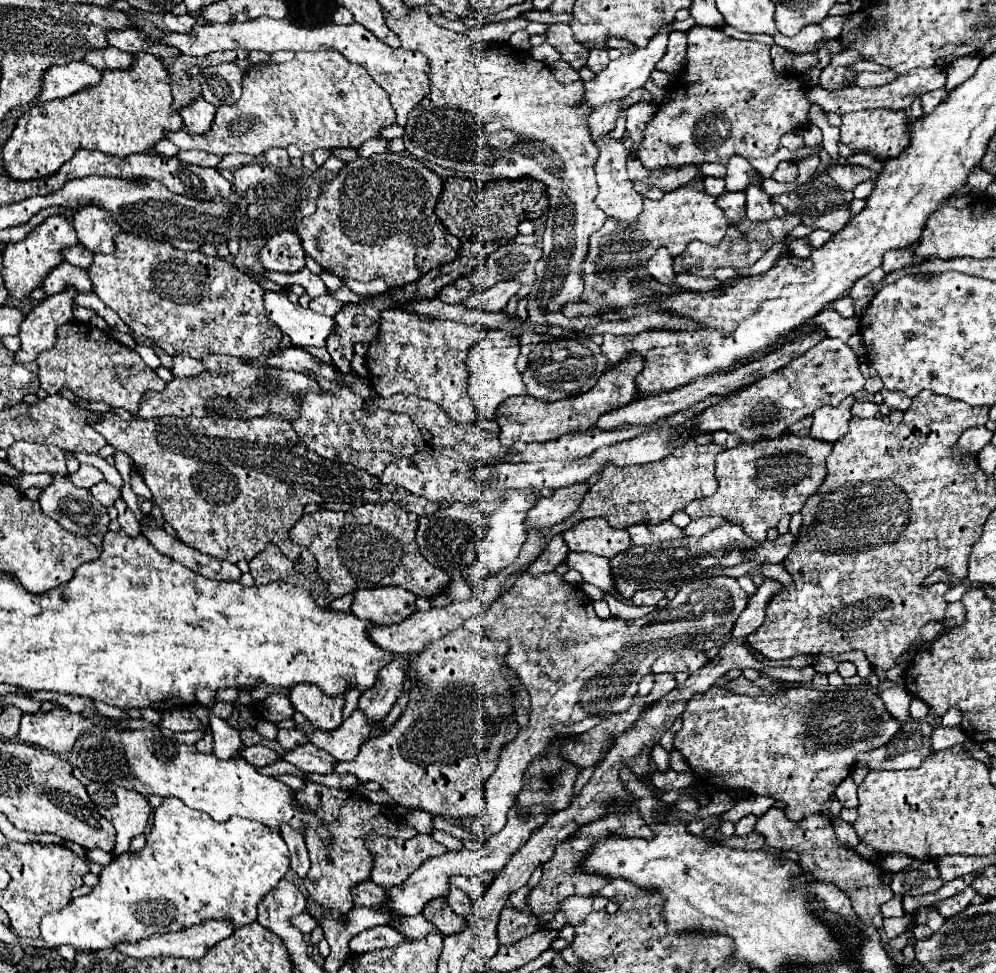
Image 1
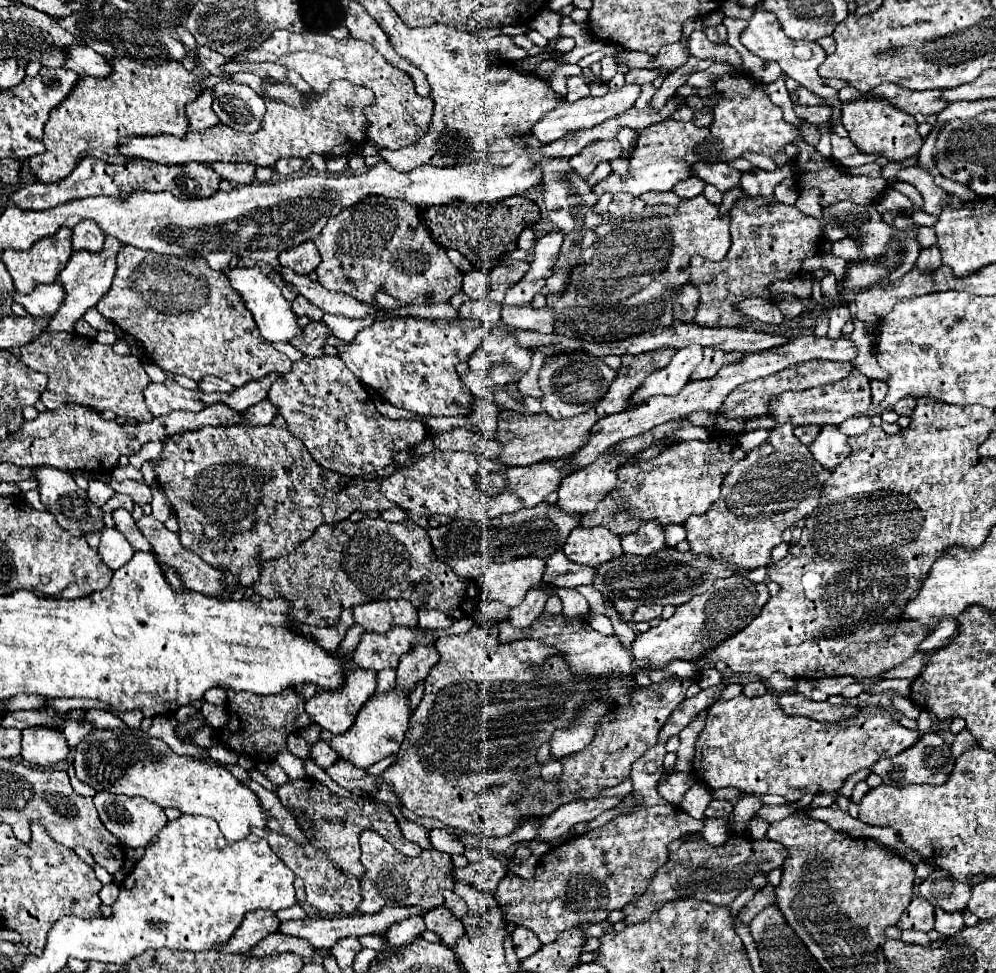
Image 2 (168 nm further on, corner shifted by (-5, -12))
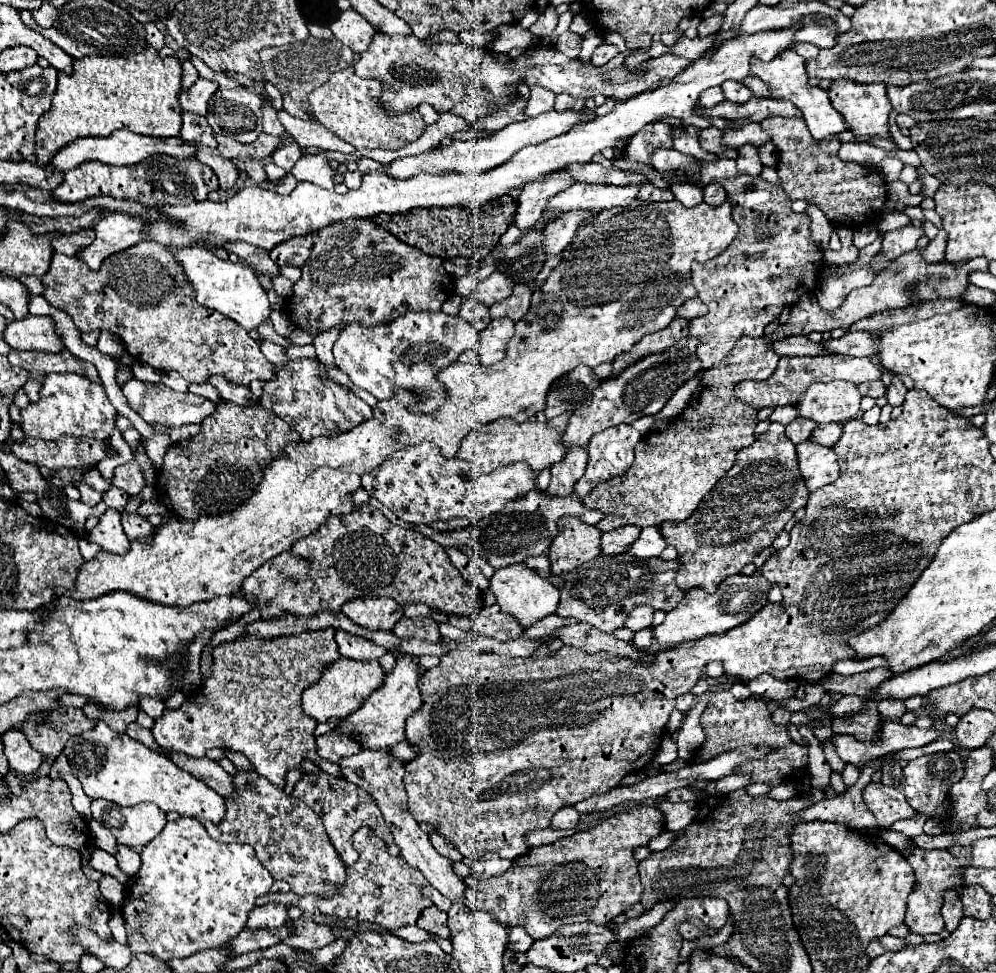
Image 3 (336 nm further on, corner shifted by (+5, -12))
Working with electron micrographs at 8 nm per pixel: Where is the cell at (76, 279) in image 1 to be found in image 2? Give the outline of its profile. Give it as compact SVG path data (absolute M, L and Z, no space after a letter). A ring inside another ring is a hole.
M58 281L48 285L36 285L28 295L14 293L14 301L24 305L32 317L52 317L64 299L64 289Z

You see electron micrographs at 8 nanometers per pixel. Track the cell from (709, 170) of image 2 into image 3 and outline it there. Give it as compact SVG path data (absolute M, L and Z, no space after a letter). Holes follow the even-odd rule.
M656 149L654 155L650 157L650 165L656 167L656 171L660 173L698 173L698 161L690 155L684 155L684 153L678 153L674 149Z

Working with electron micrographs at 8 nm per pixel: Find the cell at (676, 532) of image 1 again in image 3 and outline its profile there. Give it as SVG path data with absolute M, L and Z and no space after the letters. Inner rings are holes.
M622 525L614 531L602 533L602 553L604 555L614 555L614 553L624 553L640 535L640 529L634 525Z

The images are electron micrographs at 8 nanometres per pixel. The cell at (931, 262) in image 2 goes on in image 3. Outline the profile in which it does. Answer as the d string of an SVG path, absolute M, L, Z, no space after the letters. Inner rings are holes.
M940 229L938 231L938 235L936 235L936 239L934 241L930 241L930 245L924 249L924 251L920 251L922 253L922 257L926 259L926 261L930 261L930 263L940 263L940 261L944 261L944 251L946 251L946 231L944 229Z

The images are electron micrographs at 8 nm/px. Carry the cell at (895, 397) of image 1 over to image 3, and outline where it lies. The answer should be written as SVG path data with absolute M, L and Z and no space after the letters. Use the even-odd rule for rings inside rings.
M894 375L894 377L892 377L892 383L890 383L888 391L886 391L886 399L888 399L888 403L890 403L892 407L902 405L902 403L904 403L904 397L906 397L906 391L908 391L908 389L904 387L902 379L900 379L898 375Z

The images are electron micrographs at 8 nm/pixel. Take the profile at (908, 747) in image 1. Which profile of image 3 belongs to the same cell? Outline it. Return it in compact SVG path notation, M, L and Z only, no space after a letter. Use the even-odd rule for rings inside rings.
M956 751L932 753L918 757L914 761L894 761L884 765L882 769L882 783L898 787L918 813L926 813L926 811L930 813L936 807L940 807L948 795L950 785L958 783L962 777L964 777L964 757Z

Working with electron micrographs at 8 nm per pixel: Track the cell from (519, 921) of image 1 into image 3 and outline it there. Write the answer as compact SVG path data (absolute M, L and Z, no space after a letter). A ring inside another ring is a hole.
M512 927L508 937L510 937L508 949L512 949L512 951L520 951L520 953L526 953L526 951L530 949L530 945L534 943L534 939L530 939L530 935L528 935L522 927Z

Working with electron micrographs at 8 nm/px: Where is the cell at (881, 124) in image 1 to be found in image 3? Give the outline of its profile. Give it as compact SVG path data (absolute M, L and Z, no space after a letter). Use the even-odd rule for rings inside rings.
M836 79L828 87L828 95L832 101L832 107L846 119L846 125L850 125L850 131L860 139L868 141L872 137L888 137L888 113L892 109L890 99L886 95L886 85L884 83L856 83L856 81L846 81L846 79Z

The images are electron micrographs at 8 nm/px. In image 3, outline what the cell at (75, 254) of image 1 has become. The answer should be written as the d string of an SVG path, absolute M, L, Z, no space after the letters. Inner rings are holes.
M120 213L106 215L94 225L94 231L98 235L94 243L88 245L82 253L78 253L78 257L86 265L90 265L90 269L100 269L102 261L112 253L140 243L144 239L144 225L146 223L138 217L122 217Z

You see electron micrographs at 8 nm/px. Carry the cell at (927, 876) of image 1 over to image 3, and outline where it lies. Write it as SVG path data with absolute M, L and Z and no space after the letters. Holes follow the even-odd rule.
M956 893L946 895L946 901L942 905L942 917L944 917L948 931L954 931L958 927L960 919L964 917L964 911L962 911L962 905L960 905L960 899Z

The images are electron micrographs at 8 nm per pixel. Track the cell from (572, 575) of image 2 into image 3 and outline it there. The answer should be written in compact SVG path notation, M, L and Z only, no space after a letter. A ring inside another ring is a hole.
M546 555L528 557L528 559L524 561L524 565L526 565L528 569L532 569L534 573L538 573L540 577L544 577L544 579L548 579L548 575L552 575L552 571L550 571L550 563L548 563L548 557L546 557Z

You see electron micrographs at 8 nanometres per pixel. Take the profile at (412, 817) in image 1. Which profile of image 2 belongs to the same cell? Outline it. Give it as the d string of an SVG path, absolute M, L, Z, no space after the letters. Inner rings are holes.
M432 829L428 835L430 835L432 849L436 849L436 851L444 851L448 855L466 851L466 845L460 839L456 839L454 835L450 835L446 829Z

